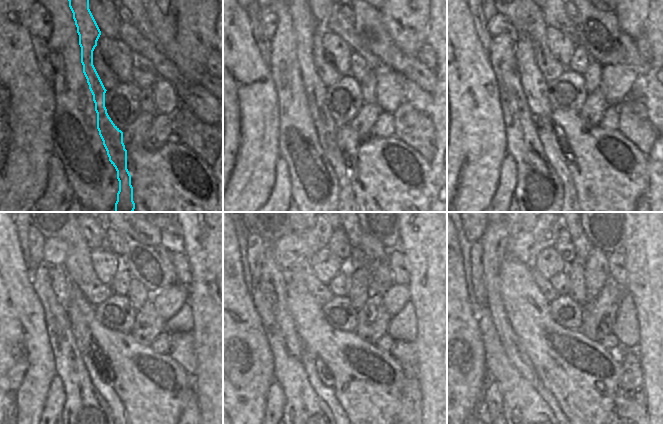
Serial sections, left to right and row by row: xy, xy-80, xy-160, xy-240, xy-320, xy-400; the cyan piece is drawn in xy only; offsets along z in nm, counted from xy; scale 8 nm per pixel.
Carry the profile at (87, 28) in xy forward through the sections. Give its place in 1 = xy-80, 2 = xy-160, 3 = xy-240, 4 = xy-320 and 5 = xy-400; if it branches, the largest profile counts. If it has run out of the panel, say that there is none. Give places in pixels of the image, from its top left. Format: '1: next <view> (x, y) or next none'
1: next xy-80 (305, 25)
2: next xy-160 (534, 85)
3: next xy-240 (81, 312)
4: next xy-320 (326, 393)
5: next xy-400 (543, 392)

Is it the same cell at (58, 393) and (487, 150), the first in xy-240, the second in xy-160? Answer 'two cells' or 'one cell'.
two cells

